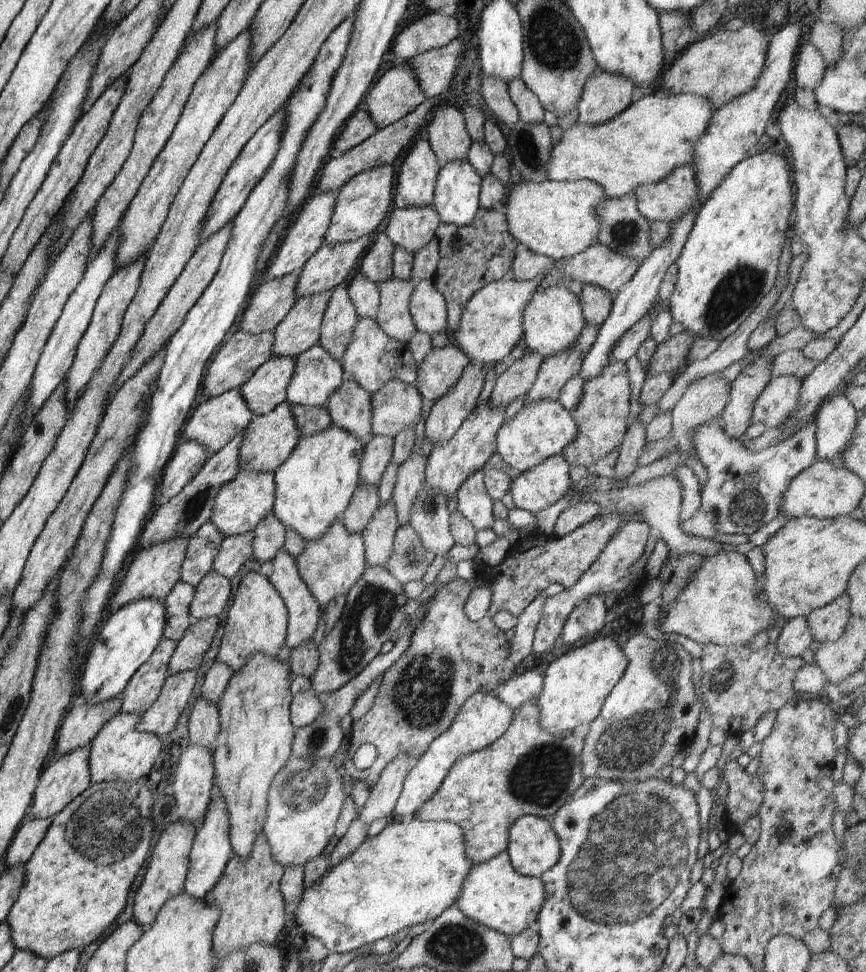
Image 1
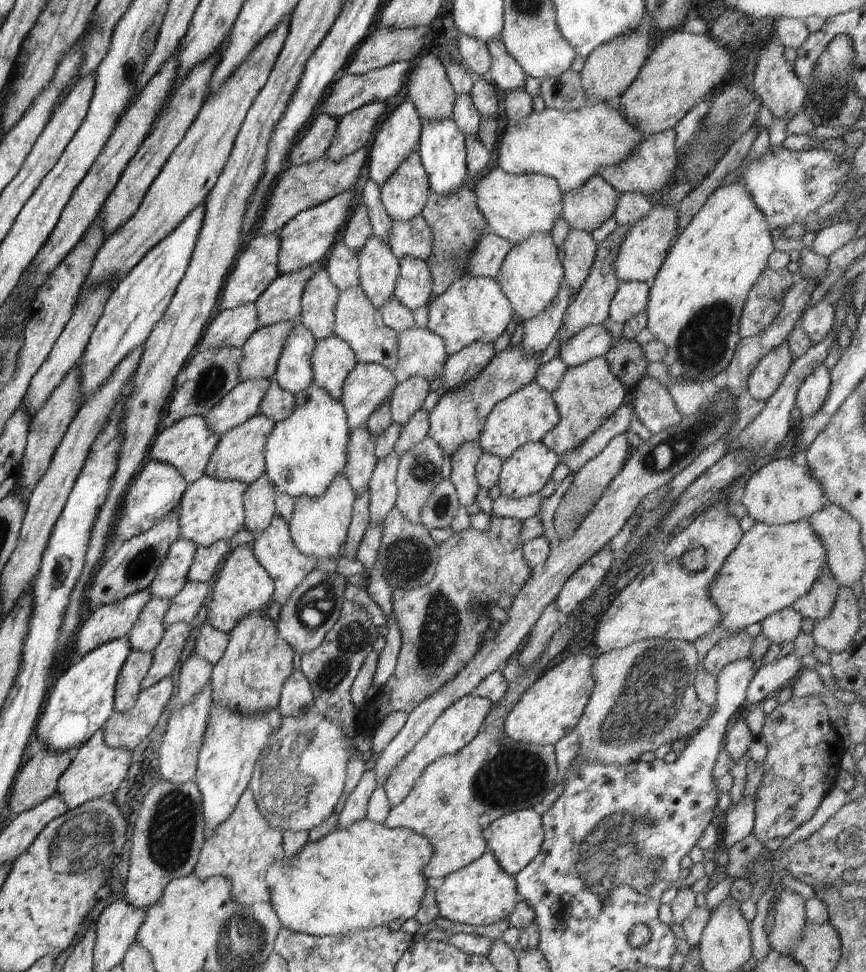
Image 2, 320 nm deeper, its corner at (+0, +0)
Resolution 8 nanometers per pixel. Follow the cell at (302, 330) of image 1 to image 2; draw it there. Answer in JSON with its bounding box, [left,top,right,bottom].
[239,321,294,382]

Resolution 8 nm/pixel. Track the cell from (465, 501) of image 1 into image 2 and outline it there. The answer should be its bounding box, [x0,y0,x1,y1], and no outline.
[446,442,482,506]

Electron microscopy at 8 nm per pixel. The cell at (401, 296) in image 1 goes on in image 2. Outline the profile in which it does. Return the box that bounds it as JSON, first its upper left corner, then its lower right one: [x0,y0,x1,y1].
[357,234,399,310]

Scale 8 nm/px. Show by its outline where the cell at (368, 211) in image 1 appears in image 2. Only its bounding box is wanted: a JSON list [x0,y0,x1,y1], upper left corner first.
[277,191,352,276]

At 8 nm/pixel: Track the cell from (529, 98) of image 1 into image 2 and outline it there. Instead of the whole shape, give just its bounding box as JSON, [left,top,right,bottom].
[487,37,527,94]

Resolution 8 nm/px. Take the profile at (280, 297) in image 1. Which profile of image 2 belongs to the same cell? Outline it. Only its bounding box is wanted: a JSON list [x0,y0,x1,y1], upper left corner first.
[196,303,258,353]

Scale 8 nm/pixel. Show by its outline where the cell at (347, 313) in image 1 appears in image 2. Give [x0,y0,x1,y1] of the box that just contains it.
[301,268,339,340]

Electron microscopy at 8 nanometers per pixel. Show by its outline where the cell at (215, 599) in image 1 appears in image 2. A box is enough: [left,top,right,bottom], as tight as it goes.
[163,581,210,626]

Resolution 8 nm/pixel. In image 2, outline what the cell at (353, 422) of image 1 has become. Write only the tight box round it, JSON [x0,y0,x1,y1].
[311,335,356,402]

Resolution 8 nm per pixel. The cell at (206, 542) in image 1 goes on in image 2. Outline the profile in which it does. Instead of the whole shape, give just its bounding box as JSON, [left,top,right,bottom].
[149,538,198,600]

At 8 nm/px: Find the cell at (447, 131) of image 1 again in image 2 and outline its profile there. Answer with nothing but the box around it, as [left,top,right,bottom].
[406,53,456,119]

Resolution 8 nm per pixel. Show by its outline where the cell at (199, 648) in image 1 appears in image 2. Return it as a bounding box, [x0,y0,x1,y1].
[141,621,191,689]

